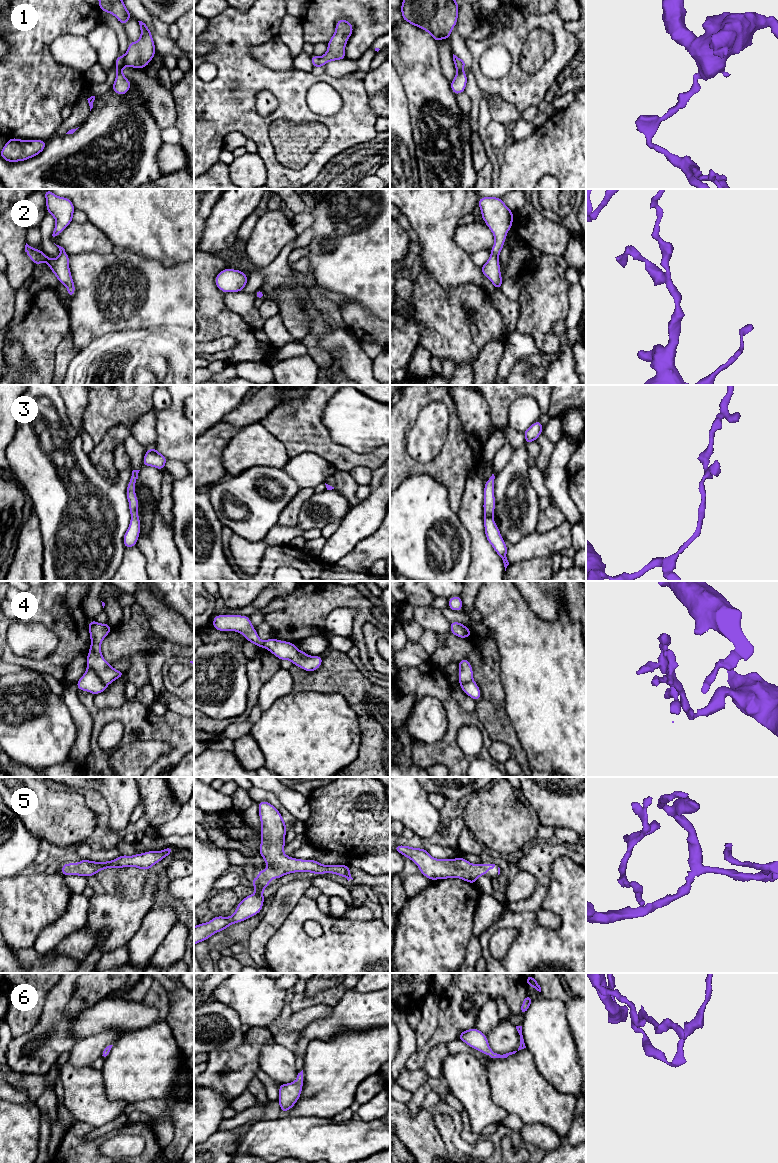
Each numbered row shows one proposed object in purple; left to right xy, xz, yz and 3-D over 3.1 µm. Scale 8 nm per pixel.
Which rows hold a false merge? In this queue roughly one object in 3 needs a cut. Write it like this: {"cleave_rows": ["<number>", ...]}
{"cleave_rows": ["4"]}

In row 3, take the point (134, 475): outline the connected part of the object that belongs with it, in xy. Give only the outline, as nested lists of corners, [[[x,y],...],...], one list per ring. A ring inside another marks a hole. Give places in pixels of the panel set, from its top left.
[[[140,470],[132,471],[131,478],[126,491],[126,496],[129,502],[131,521],[123,537],[123,543],[125,548],[130,548],[137,545],[138,537],[140,535],[140,518],[137,513],[139,502],[135,494],[135,483],[138,479],[139,471]]]

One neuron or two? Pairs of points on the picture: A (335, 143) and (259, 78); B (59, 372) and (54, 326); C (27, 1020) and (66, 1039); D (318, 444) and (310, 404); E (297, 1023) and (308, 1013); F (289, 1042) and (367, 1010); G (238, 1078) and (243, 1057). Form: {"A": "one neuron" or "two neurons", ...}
{"A": "one neuron", "B": "two neurons", "C": "two neurons", "D": "one neuron", "E": "one neuron", "F": "two neurons", "G": "one neuron"}

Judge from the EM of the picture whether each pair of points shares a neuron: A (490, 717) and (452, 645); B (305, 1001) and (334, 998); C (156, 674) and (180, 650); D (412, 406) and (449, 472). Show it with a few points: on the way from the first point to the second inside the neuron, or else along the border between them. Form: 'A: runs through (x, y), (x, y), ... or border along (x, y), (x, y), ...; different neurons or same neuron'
A: runs through (490, 697), (490, 685), (486, 669), (472, 655); same neuron
B: runs through (312, 1000), (327, 998); same neuron
C: runs through (156, 665), (171, 650); same neuron
D: runs through (400, 430), (400, 453), (414, 467), (425, 468); same neuron

